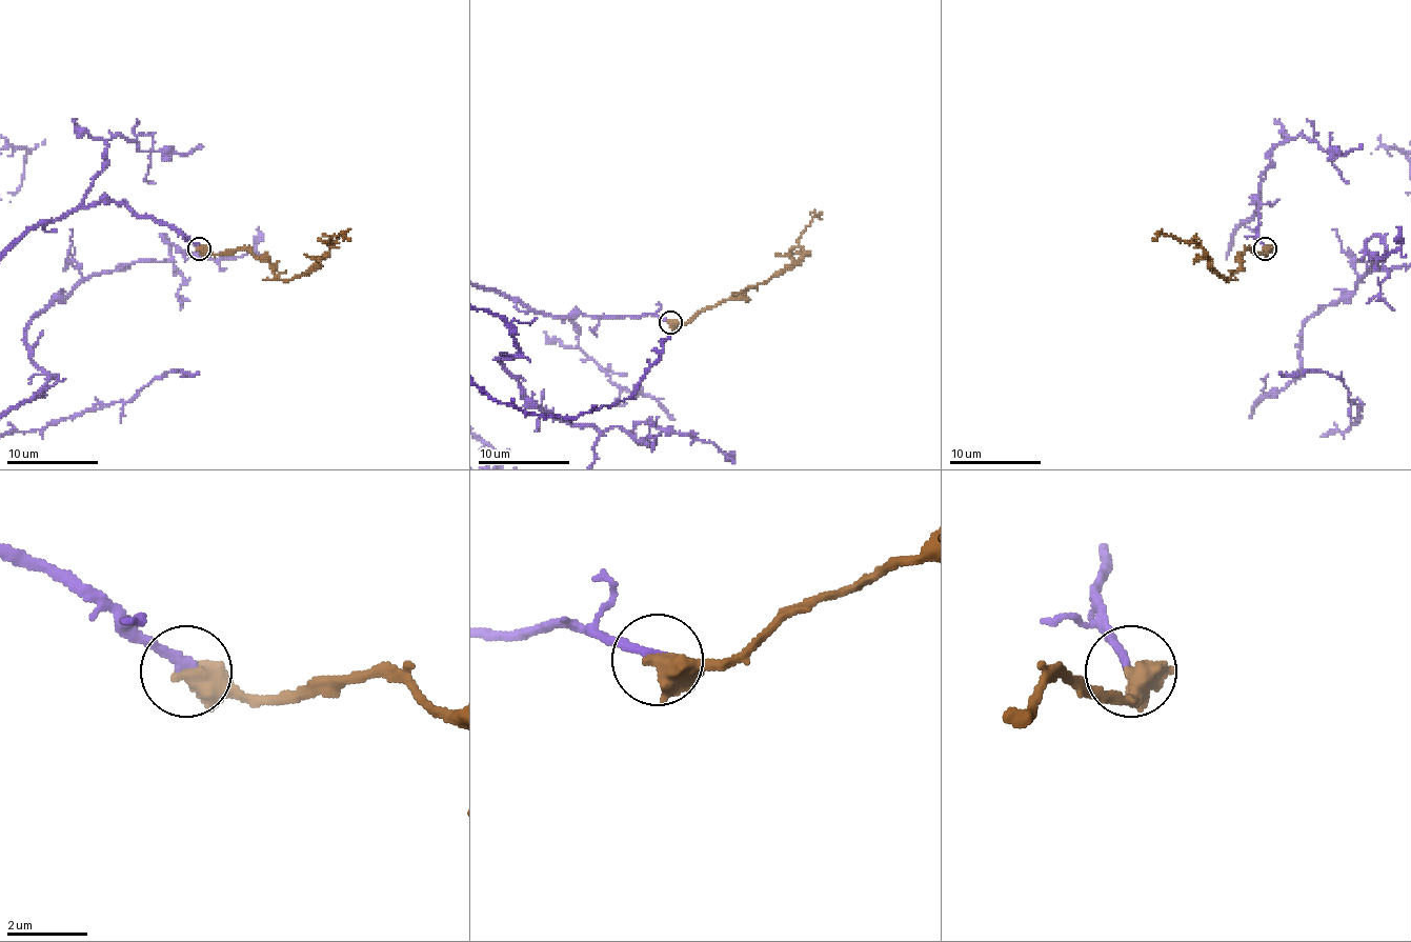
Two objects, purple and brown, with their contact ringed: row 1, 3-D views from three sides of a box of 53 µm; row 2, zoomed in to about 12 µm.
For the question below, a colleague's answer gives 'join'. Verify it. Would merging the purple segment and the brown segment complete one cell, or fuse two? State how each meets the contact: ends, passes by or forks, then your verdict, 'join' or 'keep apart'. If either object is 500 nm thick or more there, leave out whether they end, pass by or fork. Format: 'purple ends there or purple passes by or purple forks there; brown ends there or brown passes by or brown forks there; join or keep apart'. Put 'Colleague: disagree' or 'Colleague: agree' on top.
Colleague: agree
join

